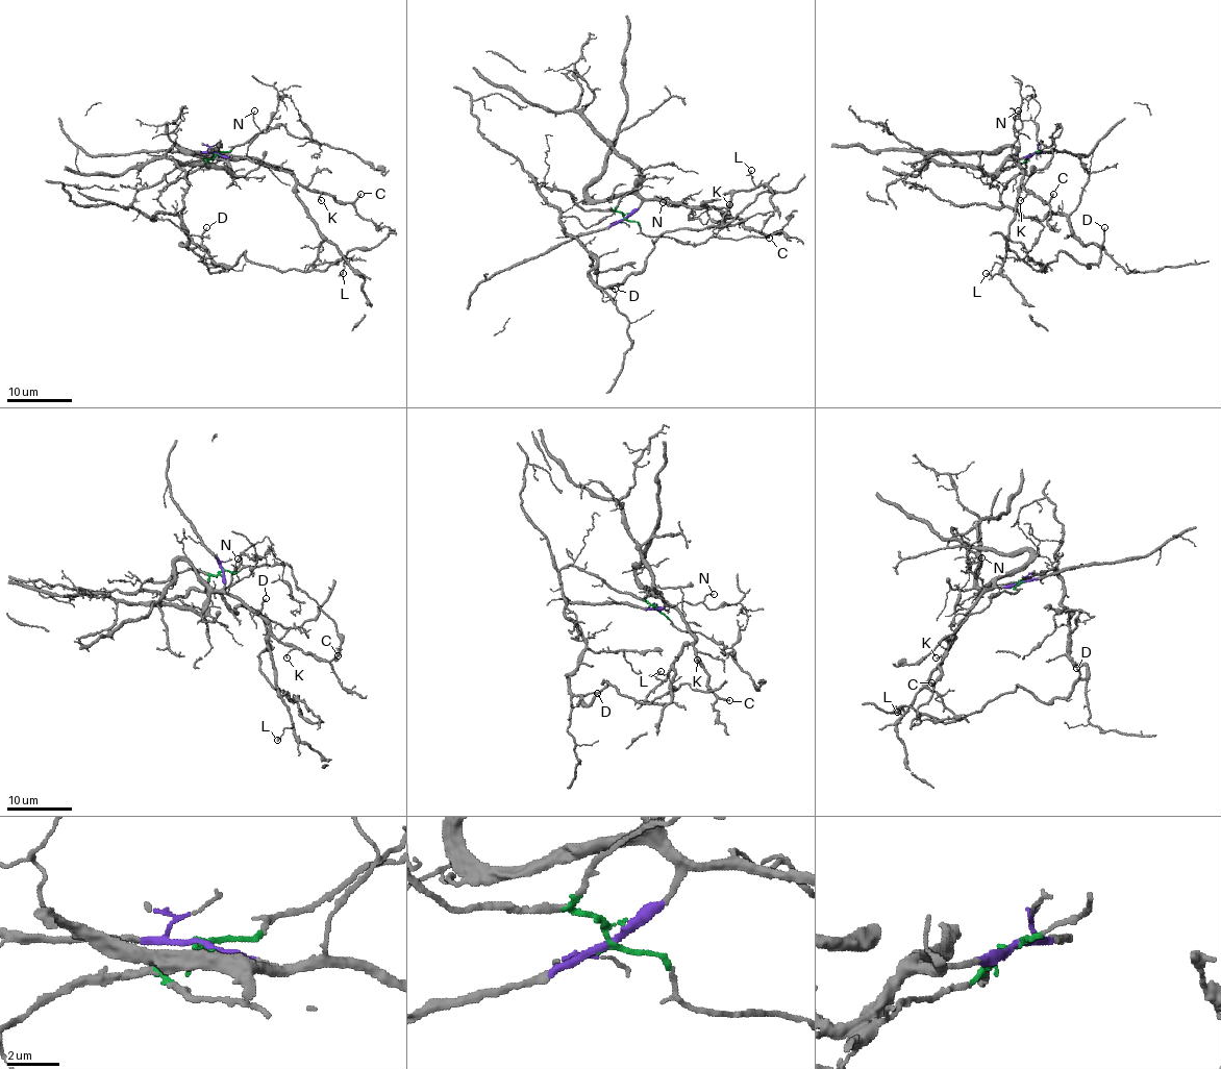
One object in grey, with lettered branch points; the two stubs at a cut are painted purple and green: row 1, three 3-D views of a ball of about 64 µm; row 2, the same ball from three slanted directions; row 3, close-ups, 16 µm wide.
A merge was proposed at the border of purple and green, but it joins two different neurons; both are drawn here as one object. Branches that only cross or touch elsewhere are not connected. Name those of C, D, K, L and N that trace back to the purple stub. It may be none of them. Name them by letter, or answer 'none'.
C, K, L, N

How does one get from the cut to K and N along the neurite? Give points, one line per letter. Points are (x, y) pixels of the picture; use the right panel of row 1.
K: (1035, 152), (1017, 157), (1023, 187), (1029, 192), (1020, 200)
N: (1035, 152), (1017, 157), (1012, 154), (1018, 110)

